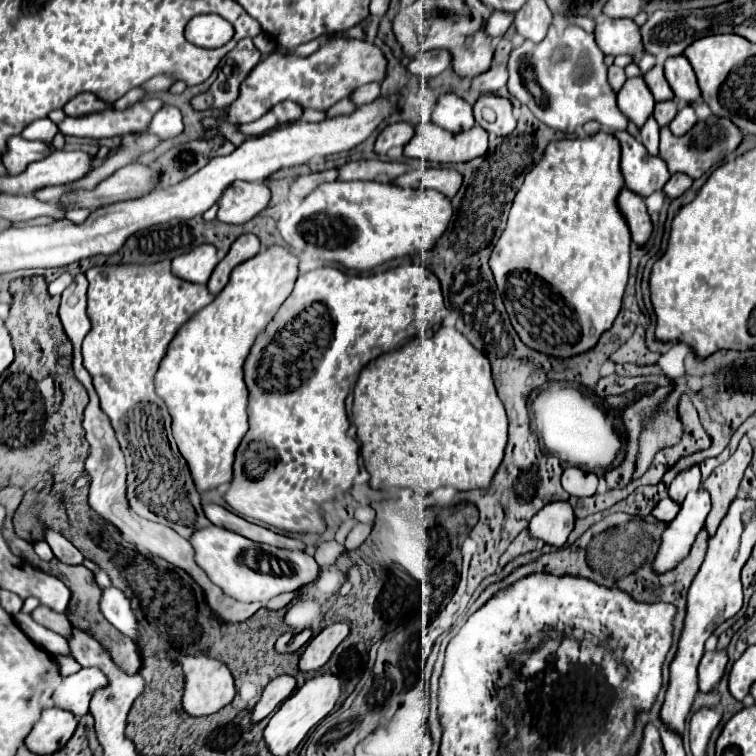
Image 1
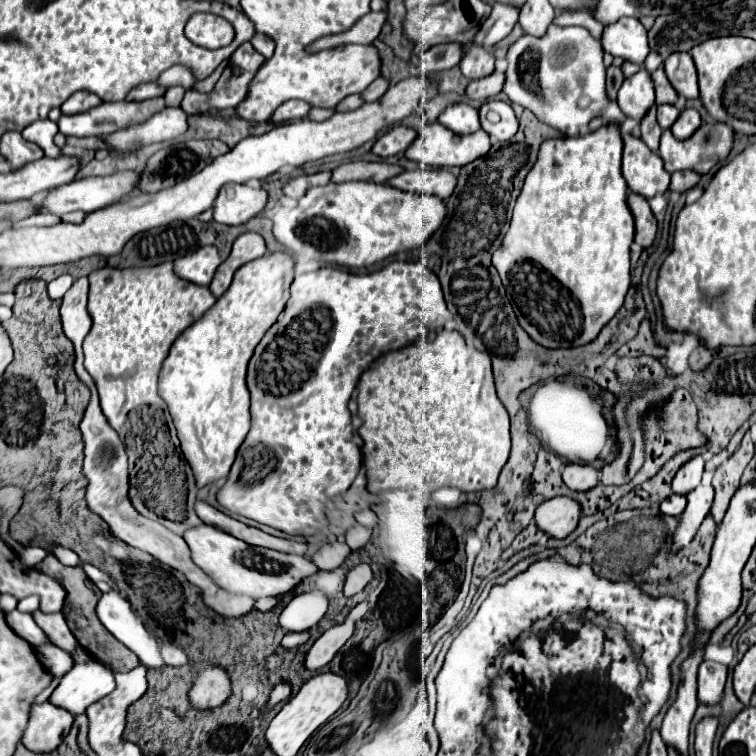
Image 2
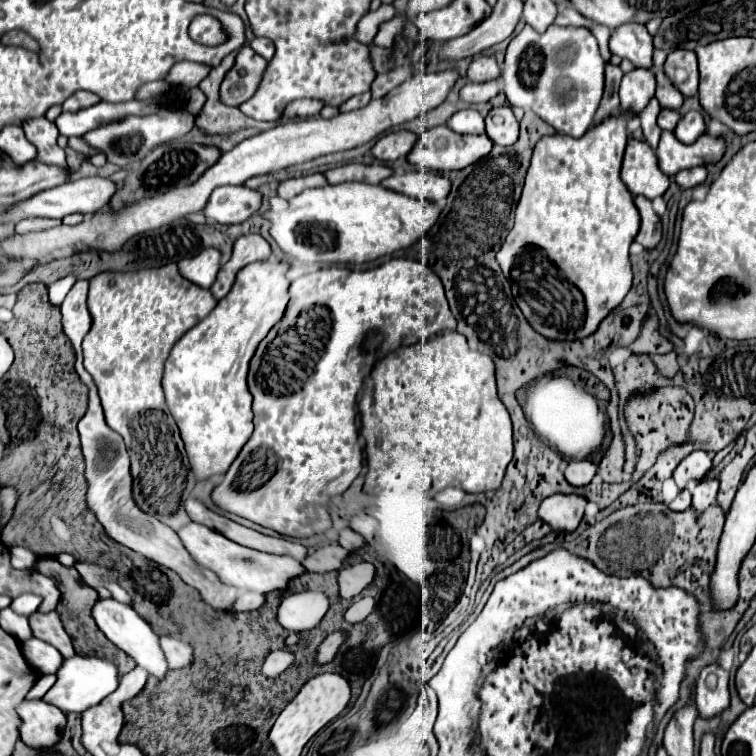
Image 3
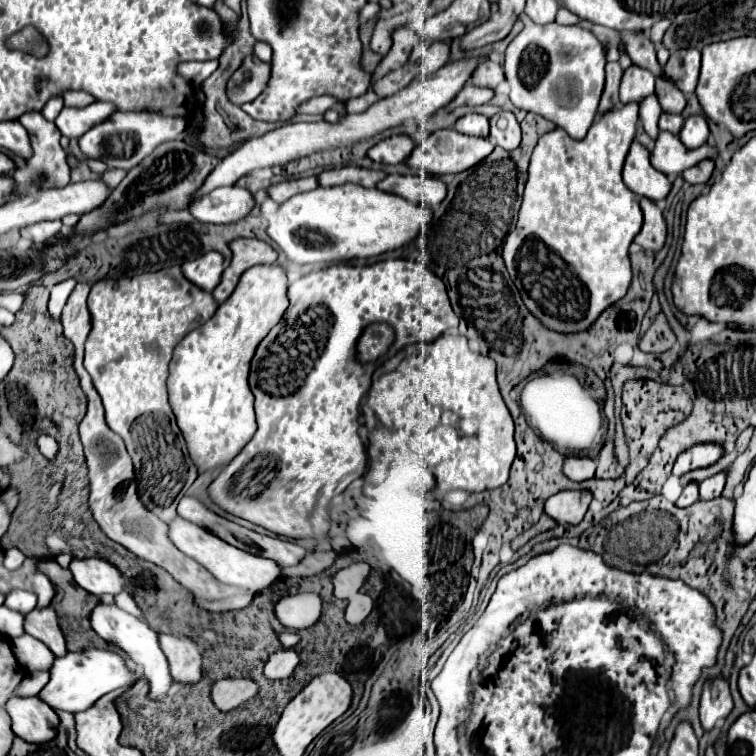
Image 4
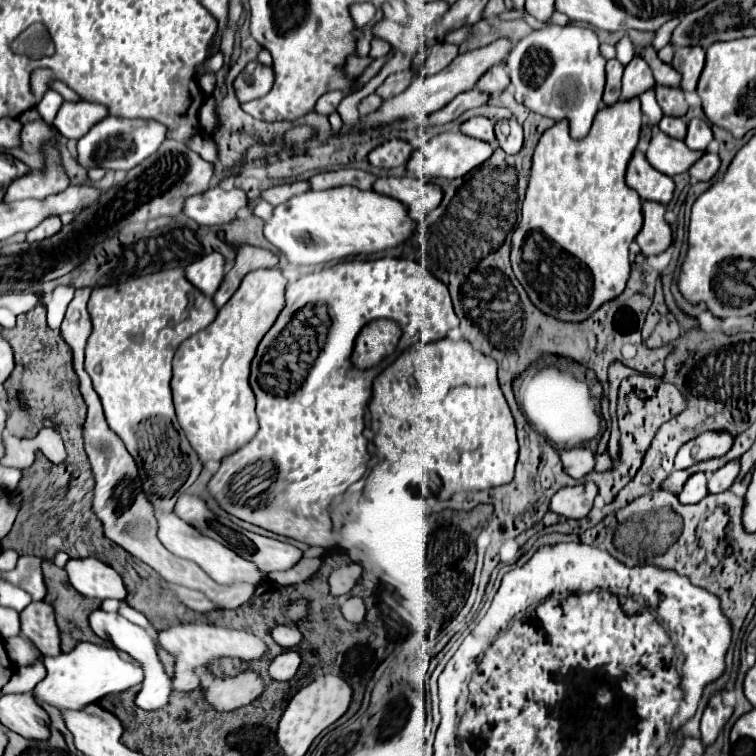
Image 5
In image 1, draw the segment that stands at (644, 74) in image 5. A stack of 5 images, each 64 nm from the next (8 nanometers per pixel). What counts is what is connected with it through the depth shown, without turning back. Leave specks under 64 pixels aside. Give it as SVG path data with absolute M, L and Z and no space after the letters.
M644 76L638 78L628 78L618 92L618 108L622 110L624 116L628 116L630 122L634 122L638 128L648 120L648 116L654 110L654 96L644 82Z

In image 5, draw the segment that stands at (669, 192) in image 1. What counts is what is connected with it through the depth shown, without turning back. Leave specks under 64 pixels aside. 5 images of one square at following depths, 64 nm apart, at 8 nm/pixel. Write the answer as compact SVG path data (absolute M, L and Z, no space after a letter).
M706 152L688 172L692 176L692 180L710 180L720 168L720 156L718 154L712 154L712 152Z

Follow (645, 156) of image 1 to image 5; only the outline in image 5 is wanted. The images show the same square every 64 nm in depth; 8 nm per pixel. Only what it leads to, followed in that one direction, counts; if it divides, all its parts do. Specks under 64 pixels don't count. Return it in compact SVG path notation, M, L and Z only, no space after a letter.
M636 150L628 164L626 184L634 188L642 200L652 200L660 204L668 204L674 196L674 180L656 172L648 160L644 160L644 152Z

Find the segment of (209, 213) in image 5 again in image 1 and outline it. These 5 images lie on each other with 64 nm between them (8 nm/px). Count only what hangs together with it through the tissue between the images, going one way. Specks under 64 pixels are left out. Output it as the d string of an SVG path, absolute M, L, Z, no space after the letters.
M234 182L218 200L218 220L226 224L244 224L260 214L270 202L270 190L262 182Z

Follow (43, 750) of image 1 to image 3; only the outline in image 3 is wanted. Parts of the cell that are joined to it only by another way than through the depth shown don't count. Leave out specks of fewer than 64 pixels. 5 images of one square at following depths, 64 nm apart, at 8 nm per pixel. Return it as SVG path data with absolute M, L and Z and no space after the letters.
M24 700L16 706L16 714L22 722L18 728L20 738L32 748L50 748L52 744L56 744L56 740L60 740L60 732L66 726L66 716L56 706L50 706L44 700Z

